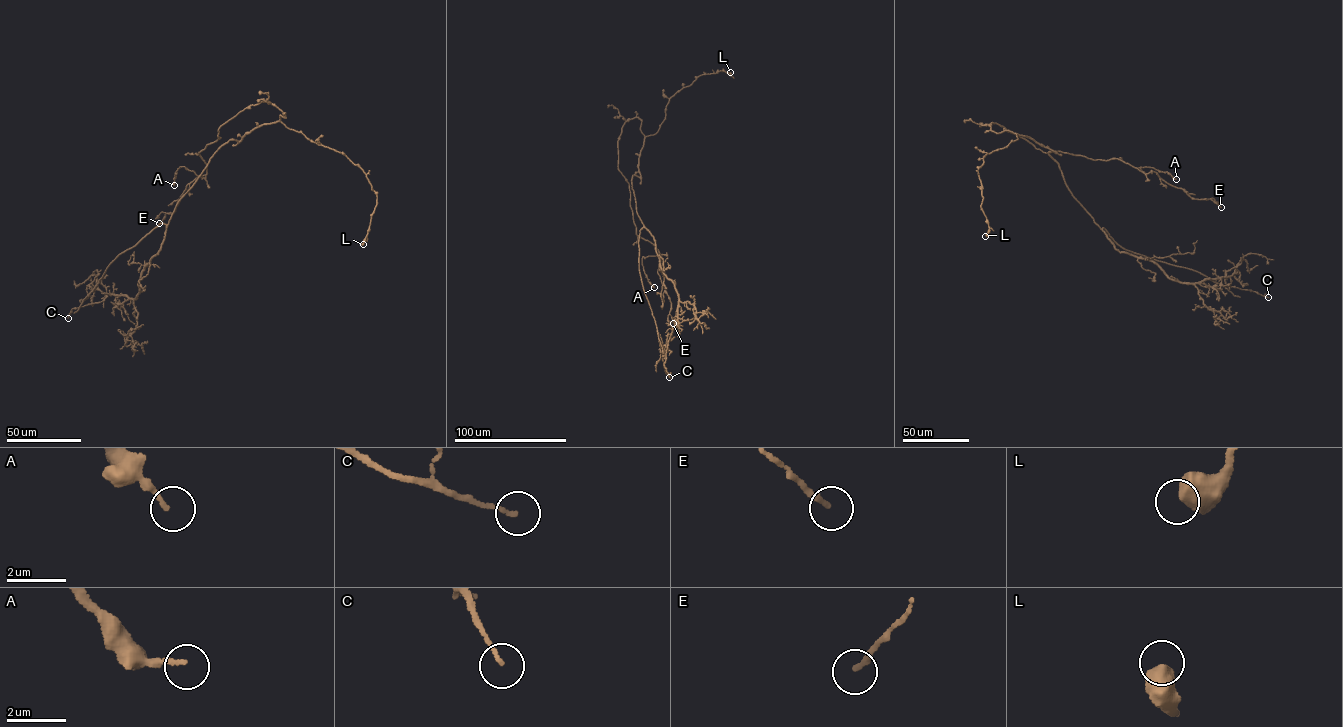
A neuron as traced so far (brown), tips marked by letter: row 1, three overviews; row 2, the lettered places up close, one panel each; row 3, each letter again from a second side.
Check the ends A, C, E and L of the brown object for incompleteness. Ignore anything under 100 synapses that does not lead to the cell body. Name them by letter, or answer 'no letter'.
no letter

